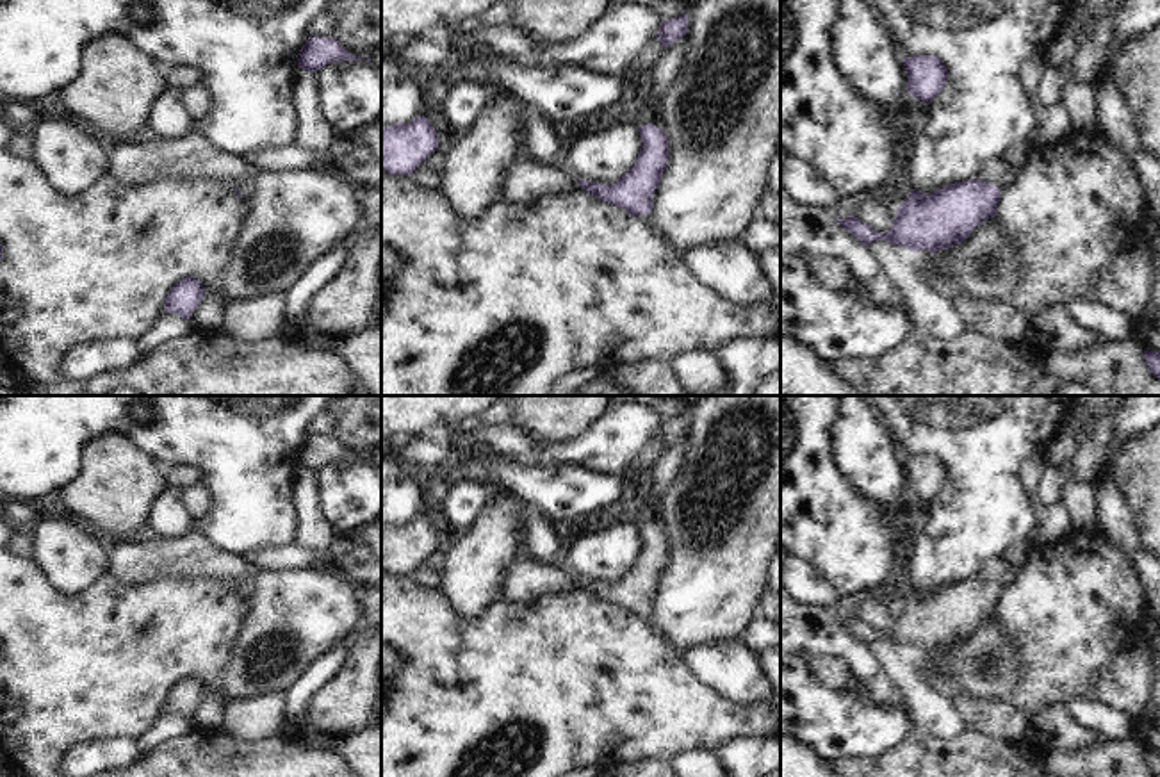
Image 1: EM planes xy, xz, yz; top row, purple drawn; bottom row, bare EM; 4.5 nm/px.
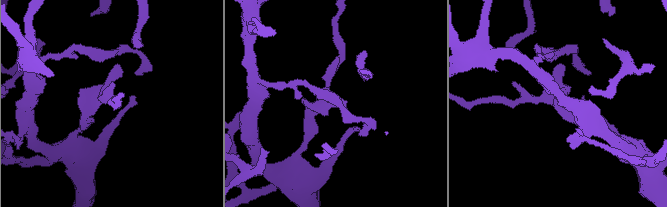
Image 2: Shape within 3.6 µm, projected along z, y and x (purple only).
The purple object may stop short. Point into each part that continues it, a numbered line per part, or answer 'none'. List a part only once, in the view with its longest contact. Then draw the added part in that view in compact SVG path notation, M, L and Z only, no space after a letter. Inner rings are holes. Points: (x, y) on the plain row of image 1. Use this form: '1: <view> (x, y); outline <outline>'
1: yz (1011, 576); outline M1010 565L1009 572L994 583L1000 588L1000 595L1017 579L1021 568Z

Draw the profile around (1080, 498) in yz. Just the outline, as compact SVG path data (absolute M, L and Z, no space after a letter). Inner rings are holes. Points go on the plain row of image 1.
M1071 483L1064 494L1064 503L1071 513L1076 533L1096 531L1098 501L1094 483Z

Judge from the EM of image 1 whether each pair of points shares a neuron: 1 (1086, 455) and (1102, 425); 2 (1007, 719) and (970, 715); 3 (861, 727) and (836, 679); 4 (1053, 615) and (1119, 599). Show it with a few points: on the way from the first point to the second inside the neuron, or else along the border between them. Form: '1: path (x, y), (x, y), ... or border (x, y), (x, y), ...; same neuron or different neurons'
1: path (1093, 448), (1102, 432); same neuron
2: path (998, 719), (979, 715); same neuron
3: border (808, 662), (809, 672), (818, 681), (843, 690); different neurons
4: path (1070, 608), (1073, 605), (1098, 605), (1103, 599); same neuron

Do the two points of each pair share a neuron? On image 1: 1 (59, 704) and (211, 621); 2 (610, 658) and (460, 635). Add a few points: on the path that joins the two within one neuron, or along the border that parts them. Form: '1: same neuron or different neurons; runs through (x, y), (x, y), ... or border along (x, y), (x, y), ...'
1: same neuron; runs through (97, 667), (114, 651), (173, 628)
2: same neuron; runs through (572, 658), (498, 658)

